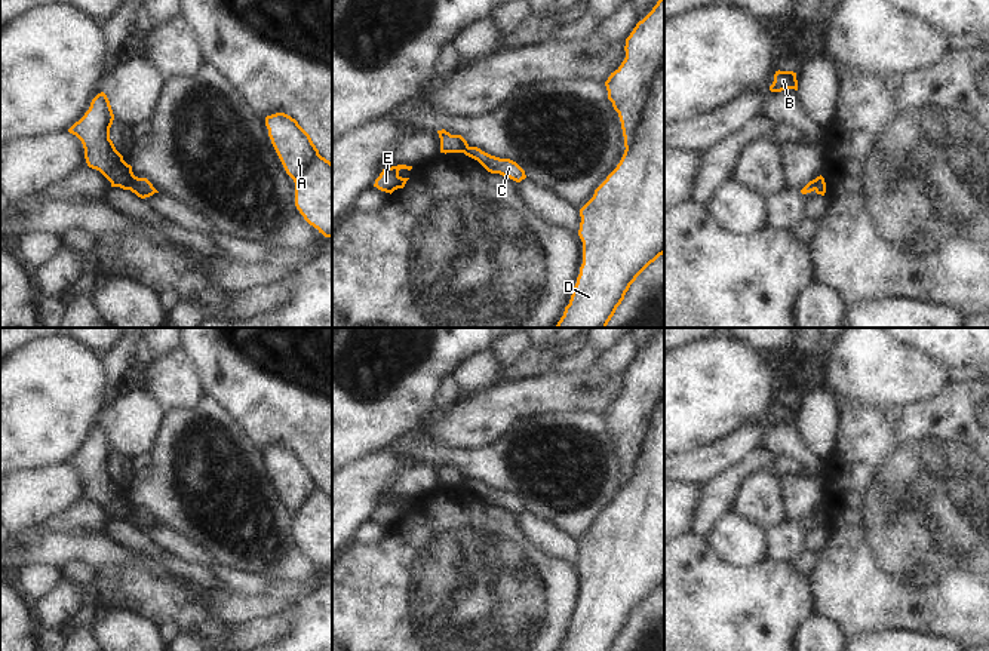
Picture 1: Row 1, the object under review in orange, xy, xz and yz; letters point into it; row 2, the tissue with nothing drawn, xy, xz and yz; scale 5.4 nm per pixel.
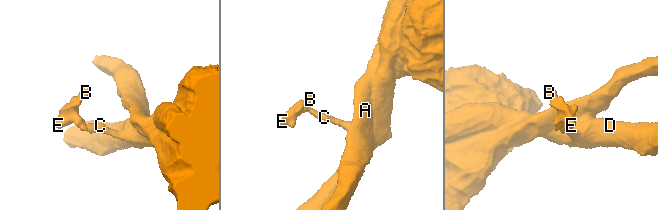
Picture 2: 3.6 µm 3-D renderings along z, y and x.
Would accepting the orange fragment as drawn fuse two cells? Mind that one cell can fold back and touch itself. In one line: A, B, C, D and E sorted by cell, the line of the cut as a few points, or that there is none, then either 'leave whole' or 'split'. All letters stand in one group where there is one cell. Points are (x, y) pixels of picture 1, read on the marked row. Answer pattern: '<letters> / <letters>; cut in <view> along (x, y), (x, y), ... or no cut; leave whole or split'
A C D / B E; cut in xy along (135, 177), (129, 189); split

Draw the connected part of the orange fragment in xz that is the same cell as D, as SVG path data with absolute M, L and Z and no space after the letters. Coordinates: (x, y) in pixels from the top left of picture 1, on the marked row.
M664 0L626 39L626 58L605 82L618 113L624 154L580 209L583 264L556 328L606 328L636 277L664 254Z

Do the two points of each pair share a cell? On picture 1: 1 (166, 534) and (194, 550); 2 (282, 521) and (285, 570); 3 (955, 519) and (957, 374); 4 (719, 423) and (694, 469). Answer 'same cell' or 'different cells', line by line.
1: same cell
2: same cell
3: different cells
4: different cells

